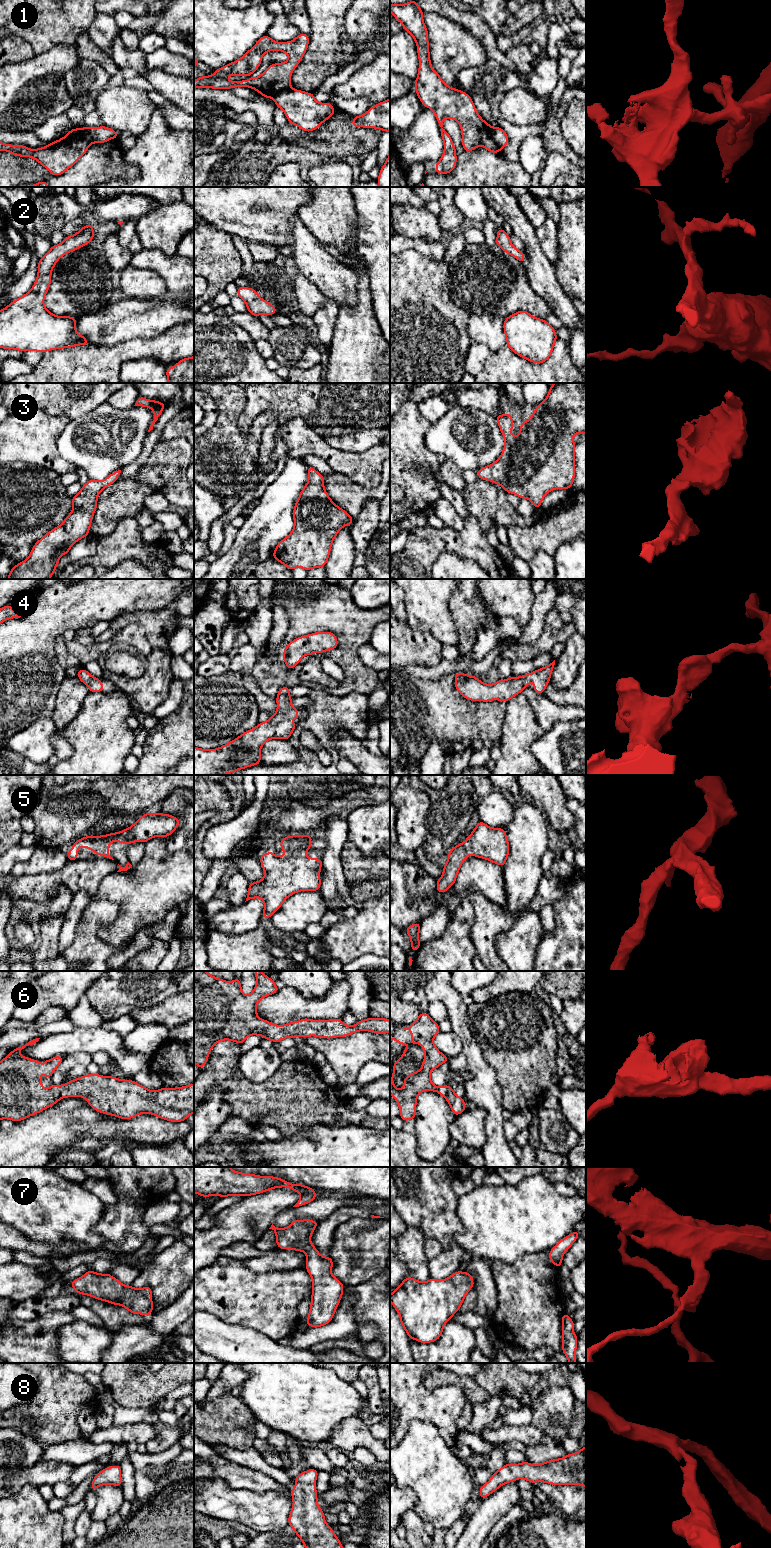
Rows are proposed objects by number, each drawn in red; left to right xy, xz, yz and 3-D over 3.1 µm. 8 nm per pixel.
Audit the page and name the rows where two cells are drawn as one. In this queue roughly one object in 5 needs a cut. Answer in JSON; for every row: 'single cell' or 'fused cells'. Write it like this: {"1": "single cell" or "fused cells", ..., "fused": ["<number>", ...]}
{"1": "fused cells", "2": "single cell", "3": "single cell", "4": "single cell", "5": "single cell", "6": "single cell", "7": "single cell", "8": "single cell", "fused": ["1"]}

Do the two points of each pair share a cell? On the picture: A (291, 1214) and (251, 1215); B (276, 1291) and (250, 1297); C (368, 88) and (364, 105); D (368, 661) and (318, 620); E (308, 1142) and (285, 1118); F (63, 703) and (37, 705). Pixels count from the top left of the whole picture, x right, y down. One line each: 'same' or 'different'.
A: different
B: same
C: different
D: different
E: different
F: different

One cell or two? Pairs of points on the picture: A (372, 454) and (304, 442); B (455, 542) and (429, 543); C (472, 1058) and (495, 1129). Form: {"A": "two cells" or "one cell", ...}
{"A": "one cell", "B": "one cell", "C": "one cell"}

